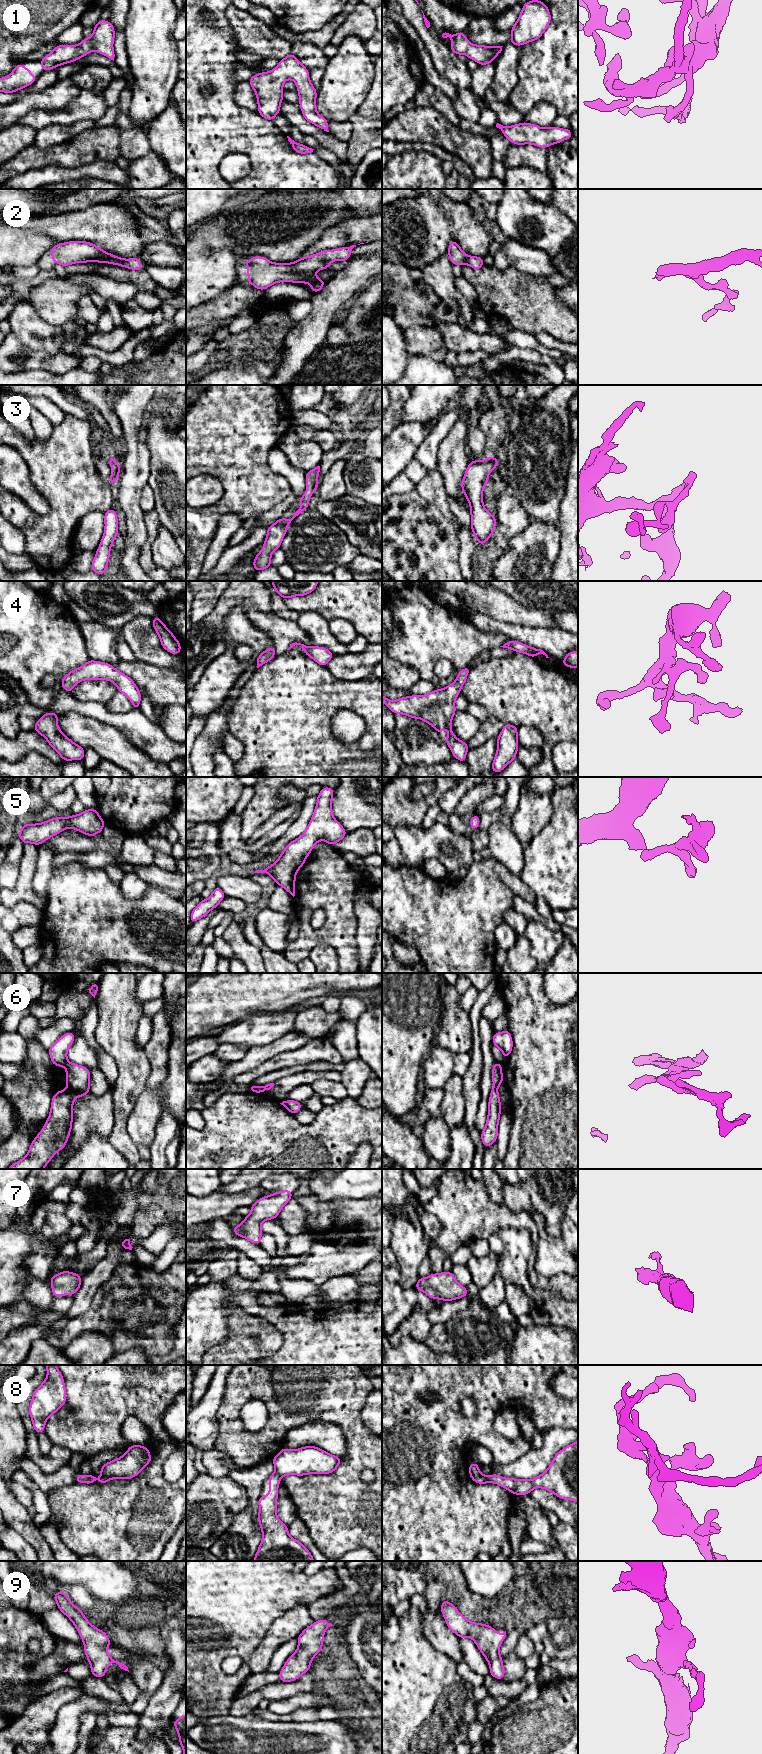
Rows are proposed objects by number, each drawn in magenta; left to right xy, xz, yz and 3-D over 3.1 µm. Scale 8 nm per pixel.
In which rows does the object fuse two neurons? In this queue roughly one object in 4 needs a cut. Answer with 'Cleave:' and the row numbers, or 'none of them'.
Cleave: 6

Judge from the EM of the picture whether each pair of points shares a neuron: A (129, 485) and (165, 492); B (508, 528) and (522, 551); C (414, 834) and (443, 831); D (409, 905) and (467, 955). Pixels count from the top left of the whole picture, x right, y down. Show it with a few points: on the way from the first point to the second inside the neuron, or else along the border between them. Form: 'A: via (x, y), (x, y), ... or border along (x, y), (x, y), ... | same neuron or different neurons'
A: border along (150, 461), (149, 479), (146, 484) | different neurons
B: border along (530, 520), (530, 523), (512, 538), (504, 551) | different neurons
C: via (421, 835), (436, 835) | same neuron
D: via (423, 913), (453, 941) | same neuron

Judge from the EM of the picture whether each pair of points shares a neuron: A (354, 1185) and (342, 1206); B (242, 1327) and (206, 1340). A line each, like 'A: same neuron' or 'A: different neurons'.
A: different neurons
B: different neurons

